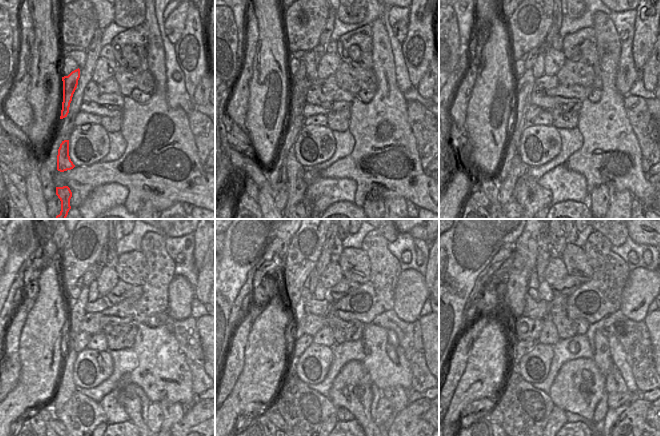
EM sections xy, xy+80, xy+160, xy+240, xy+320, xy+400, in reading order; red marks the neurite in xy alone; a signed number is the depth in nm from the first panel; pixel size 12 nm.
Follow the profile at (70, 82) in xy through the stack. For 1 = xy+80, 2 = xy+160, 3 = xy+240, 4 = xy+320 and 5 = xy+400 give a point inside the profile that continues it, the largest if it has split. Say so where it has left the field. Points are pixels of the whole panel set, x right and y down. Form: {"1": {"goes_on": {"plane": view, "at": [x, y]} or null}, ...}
{"1": {"goes_on": {"plane": "xy+80", "at": [300, 75]}}, "2": {"goes_on": {"plane": "xy+160", "at": [541, 48]}}, "3": {"goes_on": {"plane": "xy+240", "at": [92, 273]}}, "4": {"goes_on": {"plane": "xy+320", "at": [332, 240]}}, "5": {"goes_on": {"plane": "xy+400", "at": [557, 239]}}}

